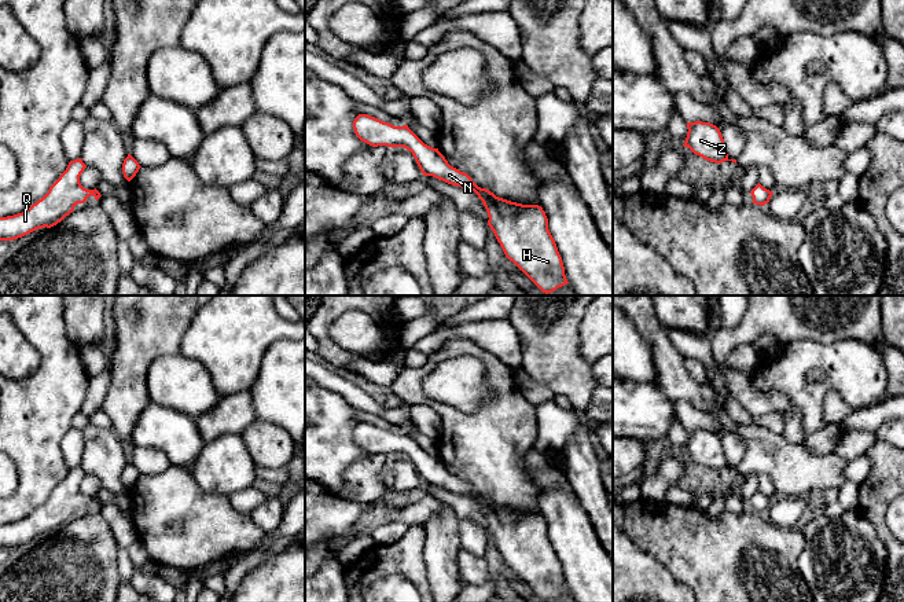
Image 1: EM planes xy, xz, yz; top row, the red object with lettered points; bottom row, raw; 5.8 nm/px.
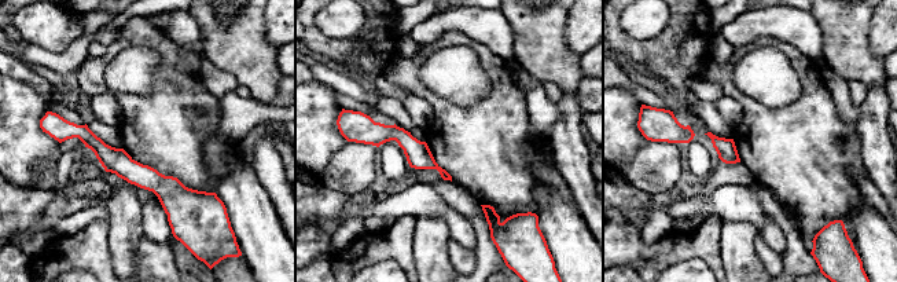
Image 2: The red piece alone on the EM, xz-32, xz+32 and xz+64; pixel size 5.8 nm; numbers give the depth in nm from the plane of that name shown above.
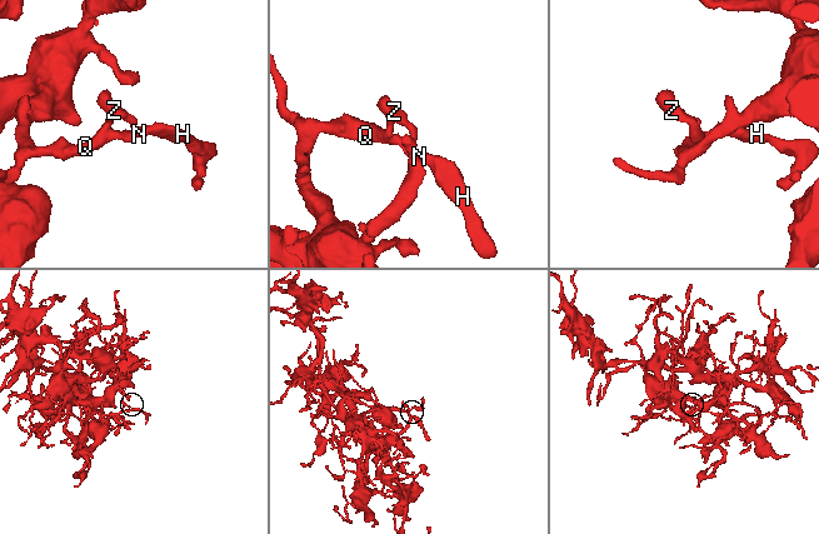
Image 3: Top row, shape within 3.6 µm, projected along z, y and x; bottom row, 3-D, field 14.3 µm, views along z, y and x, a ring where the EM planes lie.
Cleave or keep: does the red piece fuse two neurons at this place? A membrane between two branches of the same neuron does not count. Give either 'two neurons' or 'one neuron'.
two neurons

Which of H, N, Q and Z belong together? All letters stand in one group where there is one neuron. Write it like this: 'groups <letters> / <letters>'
groups H N / Q Z

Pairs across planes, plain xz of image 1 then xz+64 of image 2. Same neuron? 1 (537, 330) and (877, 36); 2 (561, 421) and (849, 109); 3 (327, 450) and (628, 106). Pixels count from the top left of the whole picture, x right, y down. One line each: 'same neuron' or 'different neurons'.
1: different neurons
2: same neuron
3: same neuron

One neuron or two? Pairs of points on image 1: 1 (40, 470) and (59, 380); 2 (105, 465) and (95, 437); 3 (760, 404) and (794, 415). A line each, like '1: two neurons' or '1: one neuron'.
1: one neuron
2: one neuron
3: one neuron

